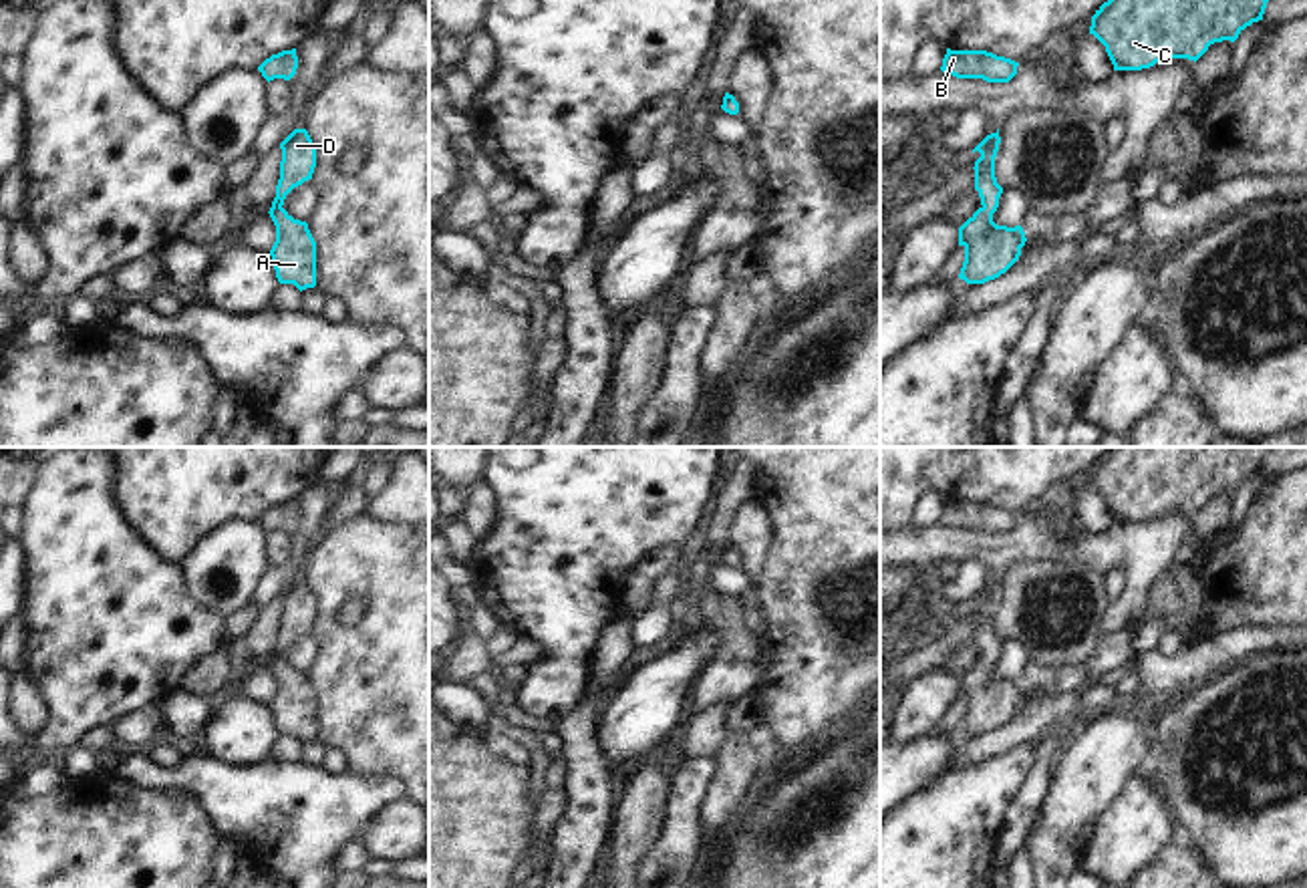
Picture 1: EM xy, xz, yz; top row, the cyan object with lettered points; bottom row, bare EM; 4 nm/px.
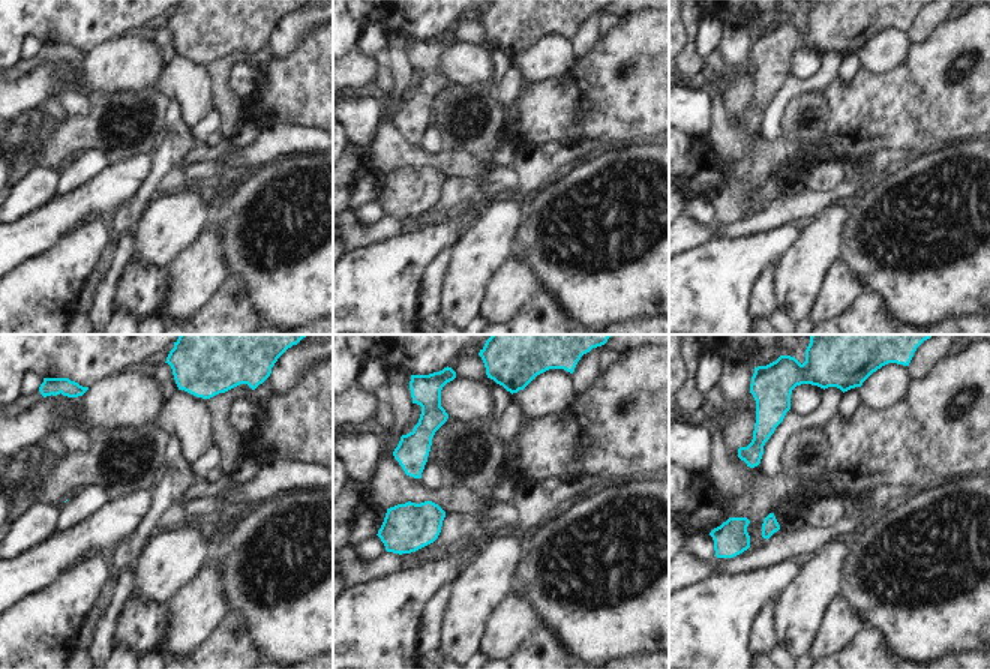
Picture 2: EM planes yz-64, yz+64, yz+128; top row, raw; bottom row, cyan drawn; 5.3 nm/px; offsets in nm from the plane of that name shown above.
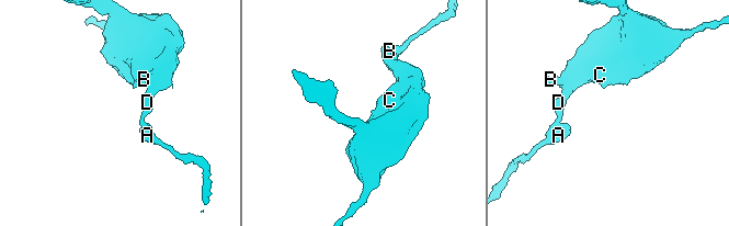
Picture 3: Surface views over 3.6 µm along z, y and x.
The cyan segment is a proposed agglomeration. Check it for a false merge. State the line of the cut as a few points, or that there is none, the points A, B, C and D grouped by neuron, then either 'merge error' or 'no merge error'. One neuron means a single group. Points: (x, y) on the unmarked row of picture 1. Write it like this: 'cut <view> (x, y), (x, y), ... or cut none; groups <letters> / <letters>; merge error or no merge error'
cut none; groups A B C D; no merge error

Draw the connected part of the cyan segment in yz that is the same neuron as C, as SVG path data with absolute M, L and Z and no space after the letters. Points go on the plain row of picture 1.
M1112 447L1092 467L1090 485L1104 497L1114 522L1142 522L1172 509L1198 511L1210 495L1230 491L1263 471L1271 447Z

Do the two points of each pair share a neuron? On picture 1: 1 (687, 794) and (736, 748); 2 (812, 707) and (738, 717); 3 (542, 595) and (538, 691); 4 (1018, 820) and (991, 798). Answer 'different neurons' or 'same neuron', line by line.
1: different neurons
2: different neurons
3: same neuron
4: different neurons

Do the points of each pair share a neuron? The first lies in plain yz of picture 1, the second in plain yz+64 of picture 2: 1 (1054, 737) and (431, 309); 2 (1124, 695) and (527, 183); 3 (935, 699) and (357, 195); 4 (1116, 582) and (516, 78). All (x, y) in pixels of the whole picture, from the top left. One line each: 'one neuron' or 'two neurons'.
1: one neuron
2: two neurons
3: one neuron
4: one neuron

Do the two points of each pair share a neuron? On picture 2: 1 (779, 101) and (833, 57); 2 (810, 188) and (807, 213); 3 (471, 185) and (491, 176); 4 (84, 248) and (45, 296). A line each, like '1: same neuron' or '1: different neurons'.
1: same neuron
2: same neuron
3: different neurons
4: same neuron

